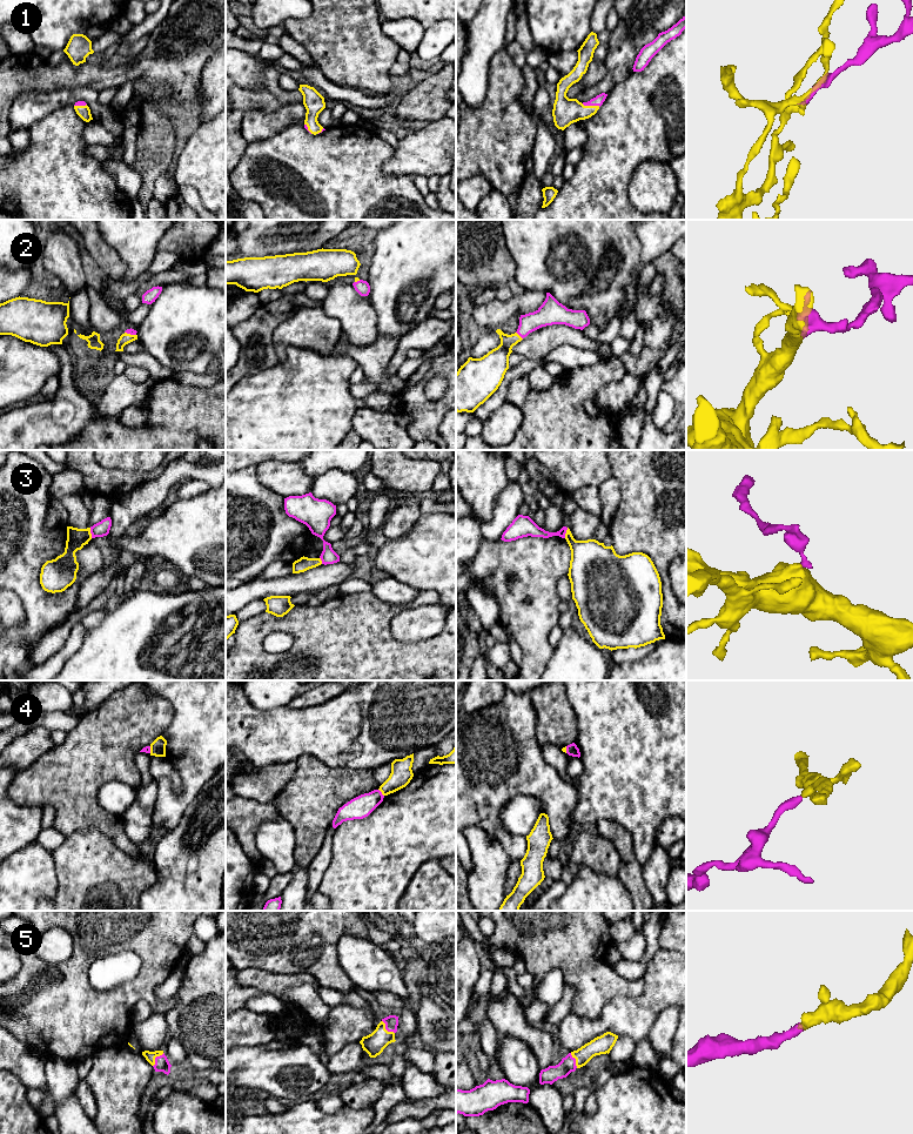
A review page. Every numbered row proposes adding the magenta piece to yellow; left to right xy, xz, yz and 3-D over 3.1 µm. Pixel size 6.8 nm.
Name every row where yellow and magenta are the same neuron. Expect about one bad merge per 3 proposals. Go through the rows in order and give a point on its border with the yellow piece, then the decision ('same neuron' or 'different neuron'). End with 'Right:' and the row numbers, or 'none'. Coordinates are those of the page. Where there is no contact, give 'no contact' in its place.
1: yz (591, 106) | same neuron
2: yz (518, 335) | same neuron
3: xy (89, 532) | different neuron
4: xz (381, 791) | different neuron
5: xz (384, 1028) | same neuron
Right: 1, 2, 5

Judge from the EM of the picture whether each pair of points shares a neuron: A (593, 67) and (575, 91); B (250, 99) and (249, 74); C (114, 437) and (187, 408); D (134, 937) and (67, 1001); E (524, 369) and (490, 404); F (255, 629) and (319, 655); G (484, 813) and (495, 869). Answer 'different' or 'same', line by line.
A: same
B: different
C: same
D: same
E: same
F: same
G: different

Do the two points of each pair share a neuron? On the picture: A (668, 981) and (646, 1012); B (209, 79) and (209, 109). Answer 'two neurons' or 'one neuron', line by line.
A: one neuron
B: one neuron

